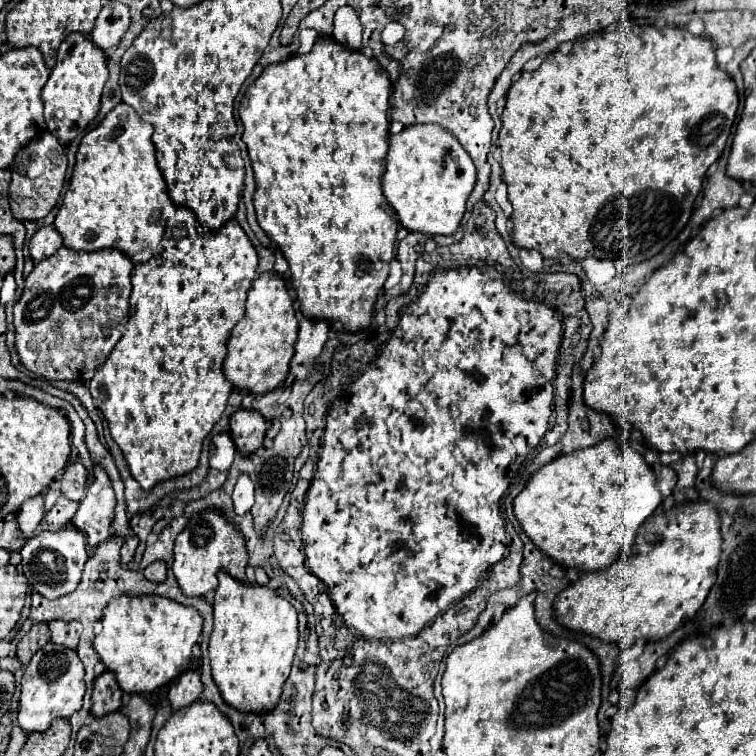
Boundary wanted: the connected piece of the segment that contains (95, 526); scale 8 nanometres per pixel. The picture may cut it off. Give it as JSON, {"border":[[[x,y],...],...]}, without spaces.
{"border":[[[101,466],[93,468],[93,484],[89,486],[85,498],[79,504],[79,510],[71,518],[71,524],[85,534],[85,540],[91,548],[99,546],[103,540],[111,536],[115,494],[111,488],[111,480]]]}

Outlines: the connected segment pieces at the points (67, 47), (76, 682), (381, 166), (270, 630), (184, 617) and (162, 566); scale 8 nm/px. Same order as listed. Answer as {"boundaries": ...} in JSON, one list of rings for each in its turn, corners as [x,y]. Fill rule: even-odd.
{"boundaries":[[[[69,34],[61,42],[57,52],[57,64],[51,70],[47,84],[43,86],[43,104],[47,130],[63,144],[69,144],[79,136],[101,108],[101,90],[107,82],[107,58],[101,48],[93,46],[83,34]]],[[[53,642],[45,644],[31,662],[25,666],[25,674],[21,678],[21,696],[19,696],[19,710],[17,722],[25,734],[45,732],[55,718],[69,718],[81,708],[83,694],[85,694],[85,680],[83,680],[83,664],[77,658],[75,650],[65,646],[57,646]]],[[[319,38],[311,52],[297,54],[281,64],[269,64],[263,74],[247,88],[245,96],[239,102],[239,118],[243,122],[243,142],[249,152],[249,160],[253,164],[255,172],[255,194],[253,194],[253,206],[257,212],[257,222],[265,230],[265,234],[275,242],[275,246],[281,250],[289,264],[291,272],[291,284],[297,292],[299,310],[309,320],[325,320],[329,324],[341,322],[347,332],[361,332],[369,328],[373,318],[373,304],[383,290],[383,284],[389,276],[389,262],[395,258],[395,242],[397,242],[397,230],[399,220],[395,210],[387,204],[383,192],[381,192],[381,176],[385,170],[385,156],[387,156],[387,138],[389,138],[389,94],[391,94],[391,80],[389,74],[383,70],[383,66],[367,58],[363,52],[347,50],[345,46],[337,44],[333,38]]],[[[219,574],[219,586],[215,590],[215,626],[209,636],[209,656],[213,680],[223,700],[239,712],[265,714],[279,704],[283,684],[289,678],[293,656],[297,650],[297,612],[295,608],[267,586],[239,584],[229,574]]],[[[121,596],[109,602],[101,618],[103,630],[93,648],[127,694],[153,692],[189,670],[191,648],[201,634],[203,618],[195,608],[161,596]]],[[[155,562],[155,564],[151,564],[151,566],[147,566],[143,570],[145,578],[151,580],[151,582],[155,582],[155,584],[159,584],[159,582],[163,582],[167,578],[165,572],[167,572],[167,564],[165,562]]]]}

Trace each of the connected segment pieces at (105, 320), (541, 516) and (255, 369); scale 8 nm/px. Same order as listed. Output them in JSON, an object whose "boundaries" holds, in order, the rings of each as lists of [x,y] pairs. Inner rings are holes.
{"boundaries":[[[[61,246],[57,254],[35,264],[33,272],[25,278],[21,298],[13,306],[15,350],[21,364],[29,372],[47,380],[91,380],[99,364],[105,362],[123,334],[123,324],[129,314],[131,270],[133,262],[129,262],[125,254],[117,254],[117,250],[97,250],[93,254],[81,254],[65,246]]],[[[607,438],[605,442],[599,442],[589,450],[577,450],[573,454],[565,454],[545,464],[541,470],[537,470],[529,480],[529,484],[523,488],[523,492],[515,498],[513,512],[525,534],[531,538],[531,542],[553,562],[561,564],[563,568],[597,572],[605,570],[617,558],[627,556],[631,552],[633,536],[659,504],[661,504],[661,494],[657,490],[657,480],[653,470],[633,450],[629,450],[623,460],[619,444],[613,438]]],[[[265,272],[249,288],[245,316],[237,322],[227,340],[227,356],[223,360],[225,378],[233,384],[233,388],[257,396],[279,388],[289,374],[295,340],[297,316],[285,280],[275,272]]]]}

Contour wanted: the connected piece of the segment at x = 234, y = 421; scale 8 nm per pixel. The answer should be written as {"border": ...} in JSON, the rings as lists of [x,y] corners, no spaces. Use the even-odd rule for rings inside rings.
{"border":[[[237,410],[231,416],[231,438],[243,456],[255,454],[263,446],[267,422],[255,410]]]}

